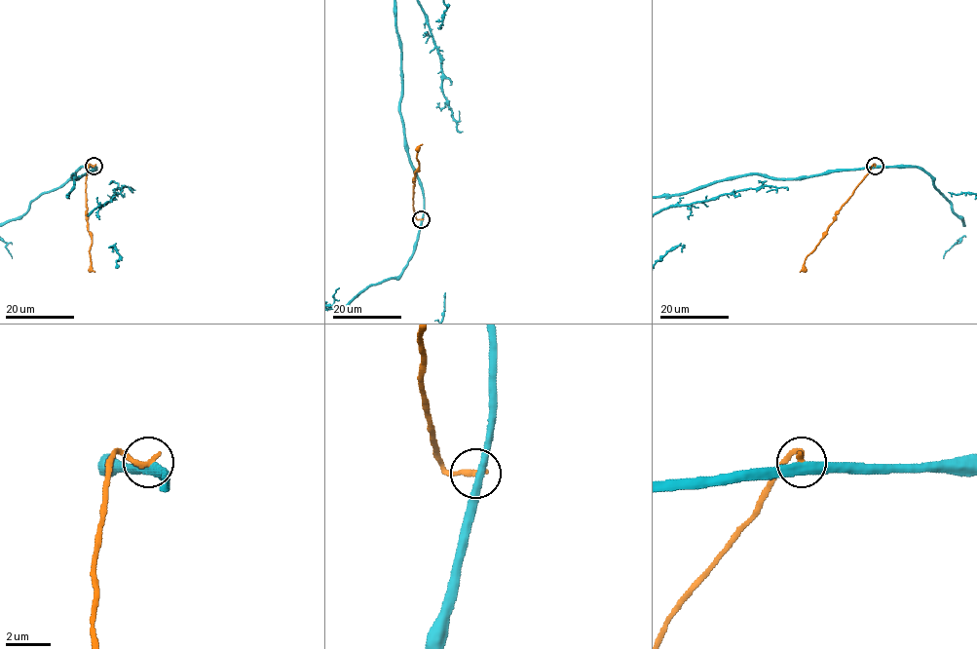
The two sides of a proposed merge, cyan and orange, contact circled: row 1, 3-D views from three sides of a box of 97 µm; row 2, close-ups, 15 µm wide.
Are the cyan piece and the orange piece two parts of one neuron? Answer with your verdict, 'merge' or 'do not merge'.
do not merge

